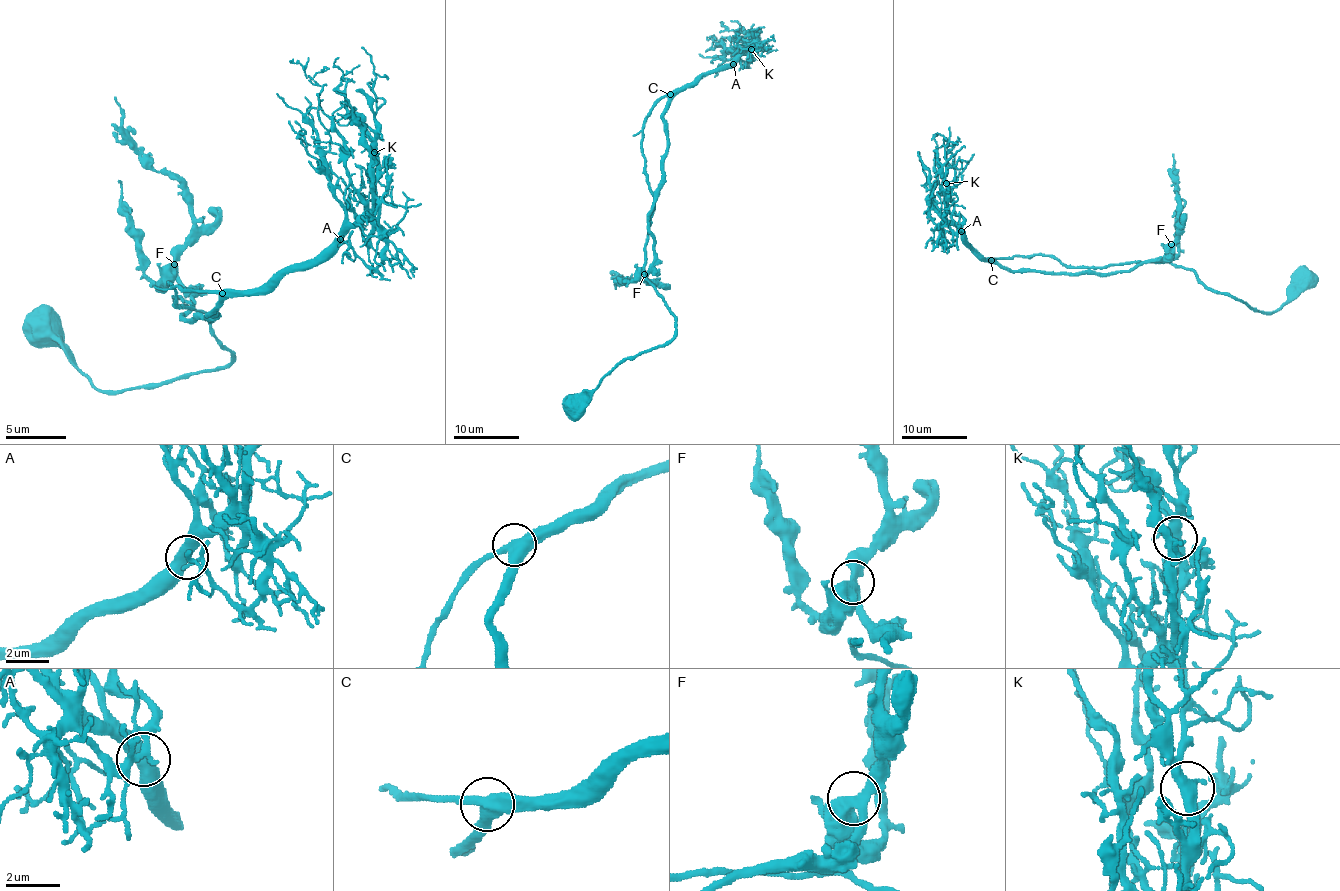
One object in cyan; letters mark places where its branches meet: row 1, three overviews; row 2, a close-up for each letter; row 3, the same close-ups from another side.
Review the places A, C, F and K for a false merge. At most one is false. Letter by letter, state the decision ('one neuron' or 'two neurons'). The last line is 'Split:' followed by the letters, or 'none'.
A: one neuron
C: one neuron
F: one neuron
K: one neuron
Split: none

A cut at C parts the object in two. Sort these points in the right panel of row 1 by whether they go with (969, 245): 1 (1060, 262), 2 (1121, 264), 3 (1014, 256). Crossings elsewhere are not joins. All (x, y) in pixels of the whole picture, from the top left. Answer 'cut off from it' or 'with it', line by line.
1: cut off from it
2: cut off from it
3: cut off from it

